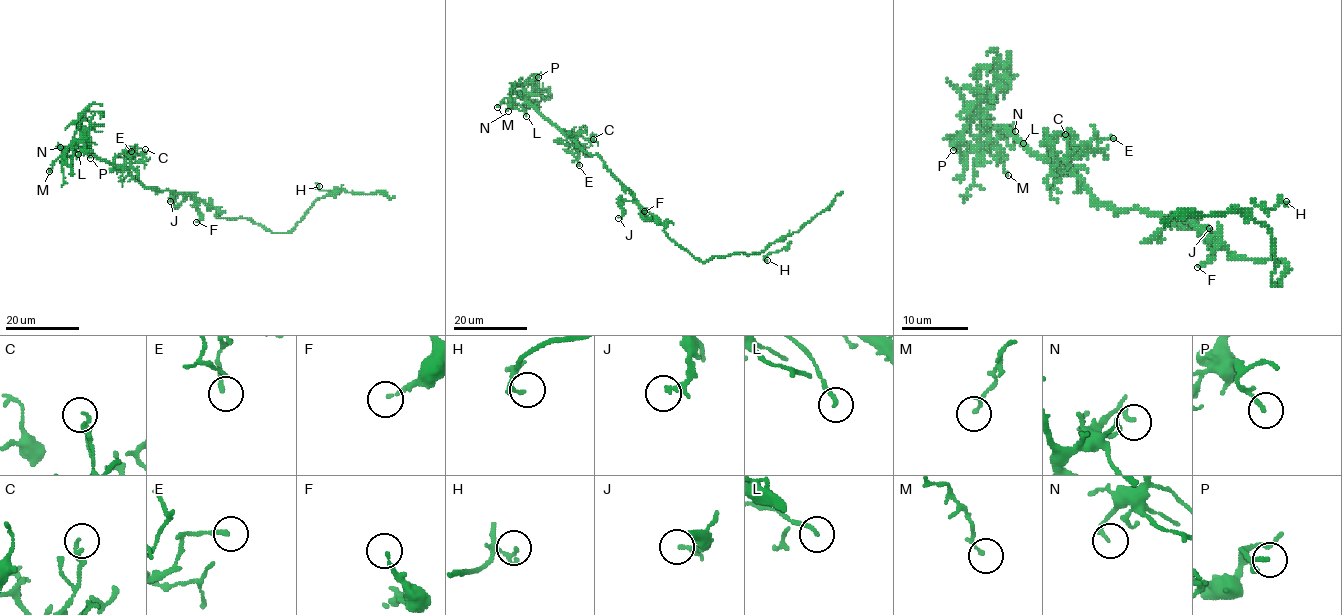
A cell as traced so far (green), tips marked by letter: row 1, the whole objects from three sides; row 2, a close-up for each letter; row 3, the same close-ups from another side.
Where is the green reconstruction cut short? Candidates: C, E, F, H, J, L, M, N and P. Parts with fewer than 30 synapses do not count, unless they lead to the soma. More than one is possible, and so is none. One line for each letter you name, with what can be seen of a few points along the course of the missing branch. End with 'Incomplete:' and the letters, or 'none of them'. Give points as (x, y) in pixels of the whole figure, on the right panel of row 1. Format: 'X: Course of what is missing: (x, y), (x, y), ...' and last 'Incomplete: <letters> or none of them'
Incomplete: none of them

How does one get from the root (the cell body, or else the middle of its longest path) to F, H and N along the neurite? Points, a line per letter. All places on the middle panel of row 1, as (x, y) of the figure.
F: (656, 219), (646, 210), (648, 219), (644, 211)
H: (656, 219), (672, 240), (703, 262), (758, 254), (781, 242), (784, 246), (769, 253), (767, 260)
N: (656, 219), (635, 200), (596, 154), (583, 151), (523, 99), (517, 97), (508, 111)

